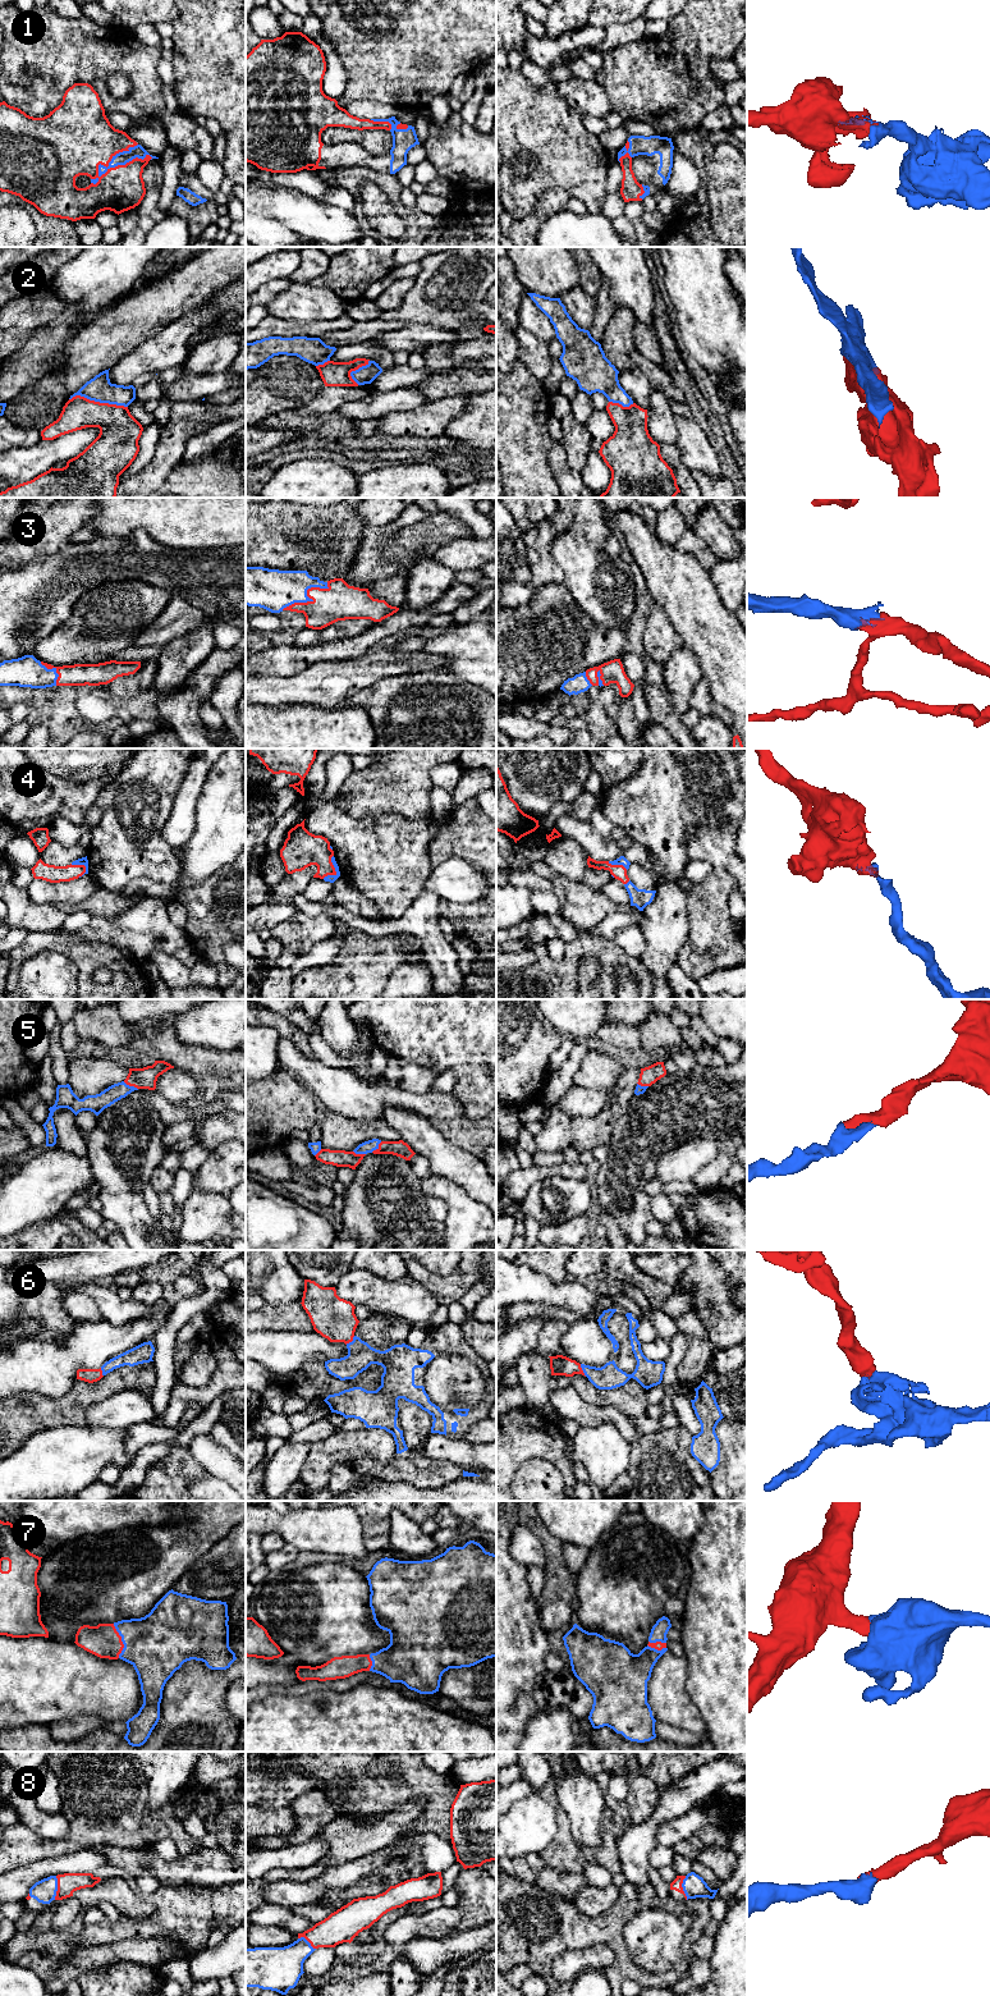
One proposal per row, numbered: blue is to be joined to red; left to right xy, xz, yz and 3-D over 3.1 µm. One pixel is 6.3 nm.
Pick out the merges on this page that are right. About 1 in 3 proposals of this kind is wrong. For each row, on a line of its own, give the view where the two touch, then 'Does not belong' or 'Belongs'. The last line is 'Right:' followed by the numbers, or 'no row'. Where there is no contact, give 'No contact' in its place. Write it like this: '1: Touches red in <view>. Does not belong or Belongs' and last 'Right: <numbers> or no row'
1: Touches red in xy. Belongs
2: Touches red in xy. Does not belong
3: Touches red in xz. Belongs
4: Touches red in xz. Belongs
5: Touches red in xy. Belongs
6: Touches red in yz. Belongs
7: Touches red in xy. Belongs
8: Touches red in xy. Belongs
Right: 1, 3, 4, 5, 6, 7, 8

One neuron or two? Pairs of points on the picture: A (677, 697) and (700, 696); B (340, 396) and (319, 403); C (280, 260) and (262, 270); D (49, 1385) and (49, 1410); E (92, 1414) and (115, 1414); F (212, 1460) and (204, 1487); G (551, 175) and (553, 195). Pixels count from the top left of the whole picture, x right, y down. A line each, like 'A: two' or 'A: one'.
A: two
B: one
C: one
D: two
E: one
F: two
G: two

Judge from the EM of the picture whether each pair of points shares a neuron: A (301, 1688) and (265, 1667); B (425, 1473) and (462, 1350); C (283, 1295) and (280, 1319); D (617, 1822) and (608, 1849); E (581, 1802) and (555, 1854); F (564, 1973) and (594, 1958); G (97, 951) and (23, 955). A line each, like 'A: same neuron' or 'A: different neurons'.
A: different neurons
B: same neuron
C: different neurons
D: same neuron
E: different neurons
F: same neuron
G: same neuron

